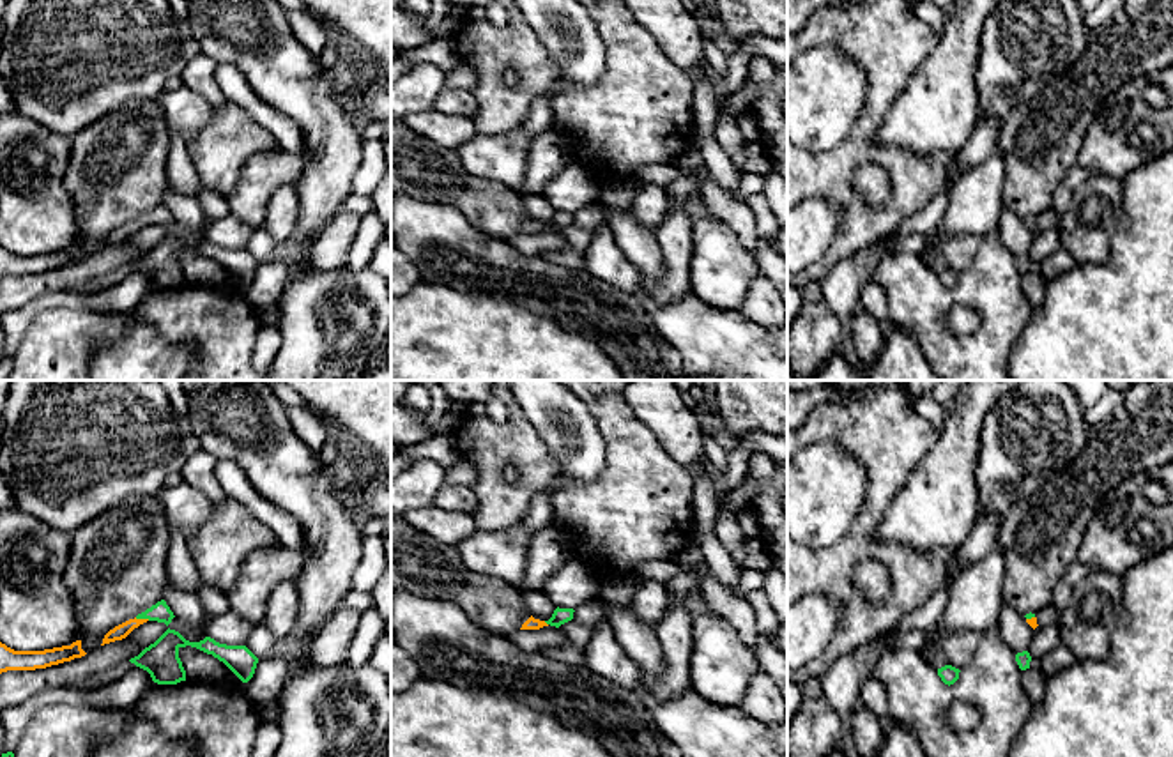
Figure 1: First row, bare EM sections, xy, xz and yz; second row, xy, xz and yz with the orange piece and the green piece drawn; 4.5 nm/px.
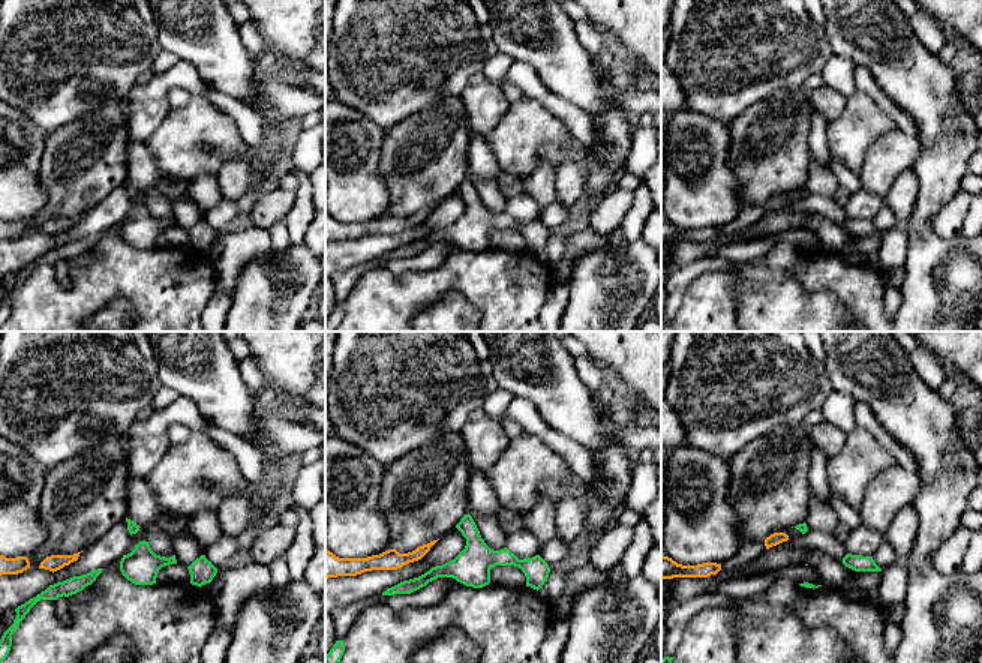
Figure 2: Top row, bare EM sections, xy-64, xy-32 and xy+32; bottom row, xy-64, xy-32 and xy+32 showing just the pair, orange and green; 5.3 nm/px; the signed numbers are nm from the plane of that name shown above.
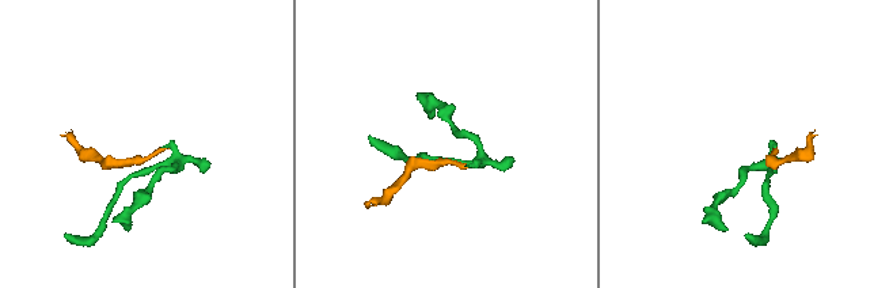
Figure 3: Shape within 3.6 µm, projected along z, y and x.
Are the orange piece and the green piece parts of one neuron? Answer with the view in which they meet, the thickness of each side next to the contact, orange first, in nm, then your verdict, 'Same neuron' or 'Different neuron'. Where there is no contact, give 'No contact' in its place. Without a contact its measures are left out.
Touches orange in xy. Thickness 70 nm (orange) against 90 nm. Same neuron

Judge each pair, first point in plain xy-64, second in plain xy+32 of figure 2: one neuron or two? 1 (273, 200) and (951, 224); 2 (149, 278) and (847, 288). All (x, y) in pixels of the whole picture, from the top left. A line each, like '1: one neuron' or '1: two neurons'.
1: one neuron
2: one neuron

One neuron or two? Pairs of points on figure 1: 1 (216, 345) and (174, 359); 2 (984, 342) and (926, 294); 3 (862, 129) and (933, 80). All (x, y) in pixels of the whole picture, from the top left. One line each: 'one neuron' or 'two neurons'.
1: two neurons
2: one neuron
3: two neurons

